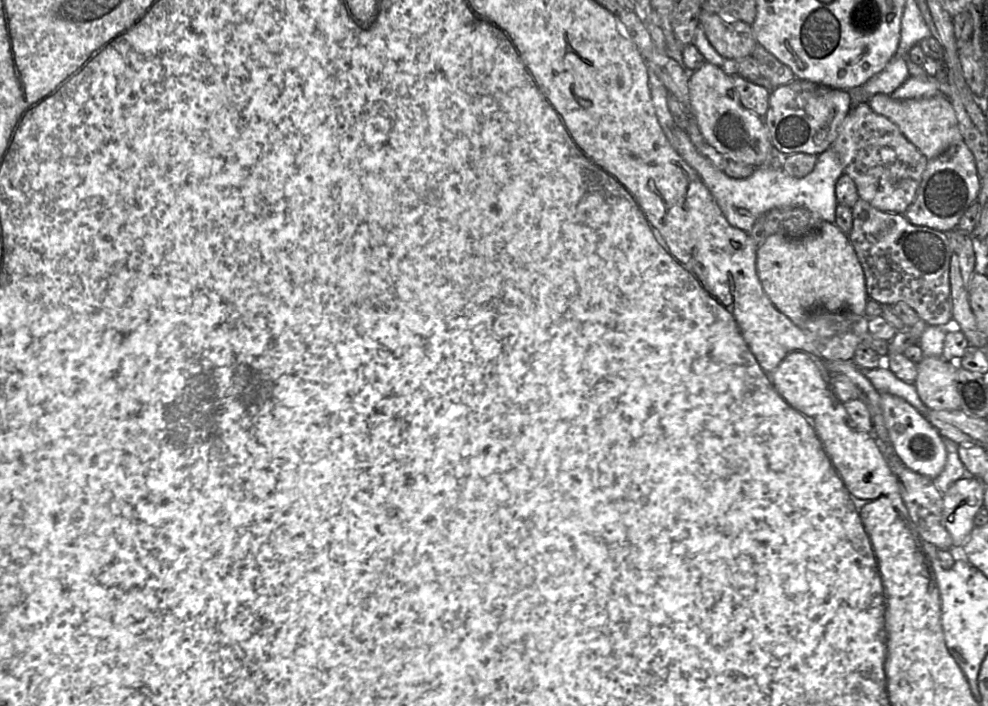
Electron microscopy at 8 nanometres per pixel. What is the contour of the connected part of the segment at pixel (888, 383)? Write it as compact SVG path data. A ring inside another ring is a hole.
M882 367L860 370L880 394L889 393L901 397L914 406L922 415L930 410L921 401L915 385L901 381L891 370Z

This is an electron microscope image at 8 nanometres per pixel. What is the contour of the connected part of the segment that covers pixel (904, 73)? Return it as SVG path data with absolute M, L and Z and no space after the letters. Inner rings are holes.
M892 57L883 70L873 75L864 84L859 87L854 87L847 90L851 97L851 107L854 102L867 102L869 99L877 93L883 93L890 95L900 85L902 85L906 79L910 76L908 66L903 57Z

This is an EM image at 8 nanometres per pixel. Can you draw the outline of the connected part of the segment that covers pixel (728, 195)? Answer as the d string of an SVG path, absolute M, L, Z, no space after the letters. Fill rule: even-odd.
M647 67L647 72L652 102L662 130L675 151L697 172L730 225L749 234L761 215L771 209L787 207L803 207L816 213L821 220L835 223L838 204L835 185L844 170L840 158L833 148L829 147L817 155L814 169L804 177L790 176L783 169L755 167L752 175L747 178L731 178L723 170L717 168L708 157L701 154L688 133L676 125L668 107L668 89L652 67Z

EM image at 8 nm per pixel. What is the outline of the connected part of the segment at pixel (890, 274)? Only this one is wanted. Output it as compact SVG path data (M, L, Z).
M858 199L852 207L853 226L848 234L864 271L869 299L879 304L904 302L928 326L942 326L952 319L952 299L949 281L950 246L947 233L912 224L903 214L881 211L867 201Z

